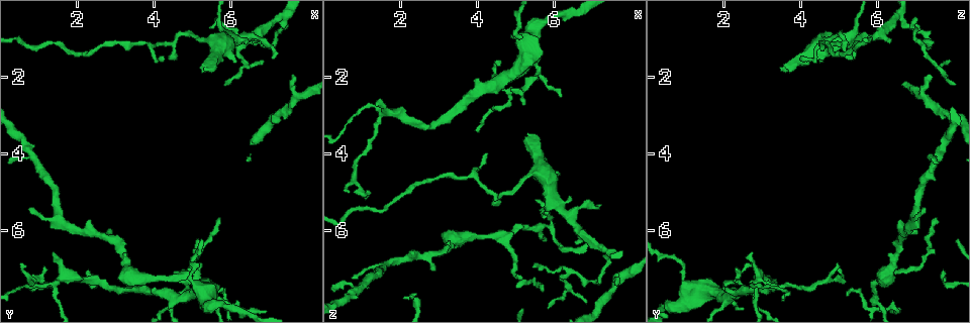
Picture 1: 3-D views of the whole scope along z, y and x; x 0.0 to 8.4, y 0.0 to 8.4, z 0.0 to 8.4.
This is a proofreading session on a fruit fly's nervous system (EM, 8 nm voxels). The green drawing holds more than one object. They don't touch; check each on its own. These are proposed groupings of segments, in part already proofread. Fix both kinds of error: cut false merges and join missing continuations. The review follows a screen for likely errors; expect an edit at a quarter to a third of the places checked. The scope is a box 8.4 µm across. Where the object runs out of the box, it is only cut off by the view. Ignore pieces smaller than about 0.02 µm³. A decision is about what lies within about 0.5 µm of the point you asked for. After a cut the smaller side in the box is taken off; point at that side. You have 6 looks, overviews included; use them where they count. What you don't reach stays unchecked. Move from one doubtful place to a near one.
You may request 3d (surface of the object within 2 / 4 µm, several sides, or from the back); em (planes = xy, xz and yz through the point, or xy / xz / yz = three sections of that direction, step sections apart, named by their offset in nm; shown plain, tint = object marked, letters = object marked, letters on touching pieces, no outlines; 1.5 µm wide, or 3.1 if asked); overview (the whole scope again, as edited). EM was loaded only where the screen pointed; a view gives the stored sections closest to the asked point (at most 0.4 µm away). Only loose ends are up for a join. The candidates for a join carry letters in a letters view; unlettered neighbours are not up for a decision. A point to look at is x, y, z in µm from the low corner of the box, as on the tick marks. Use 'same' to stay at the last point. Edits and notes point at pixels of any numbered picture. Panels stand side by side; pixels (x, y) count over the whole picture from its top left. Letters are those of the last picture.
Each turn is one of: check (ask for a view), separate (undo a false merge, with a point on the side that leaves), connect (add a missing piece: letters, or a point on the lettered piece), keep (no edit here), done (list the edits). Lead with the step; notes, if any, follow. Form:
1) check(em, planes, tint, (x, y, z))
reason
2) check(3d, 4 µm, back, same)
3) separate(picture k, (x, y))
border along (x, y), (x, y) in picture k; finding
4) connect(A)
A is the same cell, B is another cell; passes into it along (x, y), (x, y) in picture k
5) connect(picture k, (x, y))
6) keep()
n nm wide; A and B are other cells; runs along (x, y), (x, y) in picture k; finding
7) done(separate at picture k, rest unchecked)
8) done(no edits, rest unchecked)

check(em, xy, step 4, tint, (1.60, 7.25, 2.90))
calibre changes

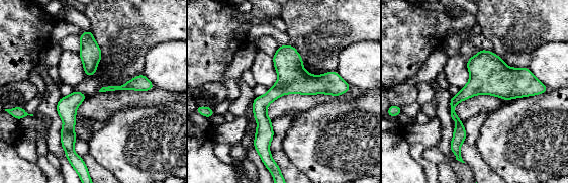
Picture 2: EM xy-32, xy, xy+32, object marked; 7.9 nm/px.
check(em, xy, step 4, letters, same)
what lies round it

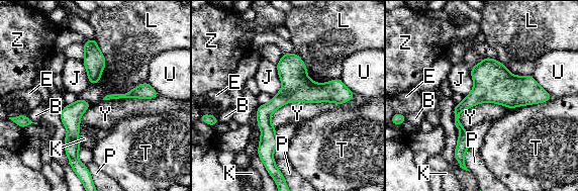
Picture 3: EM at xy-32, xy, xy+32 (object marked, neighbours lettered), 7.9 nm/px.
keep()
Y touches over 700 nm; B, E, J, K, L, P, T, U, Y and Z are other cells; runs along (349, 94), (286, 94), (266, 113), (260, 150) in picture 3; continuous, no second cell

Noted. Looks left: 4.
check(3d, 2 µm, (0.70, 6.90, 5.05))
an open end

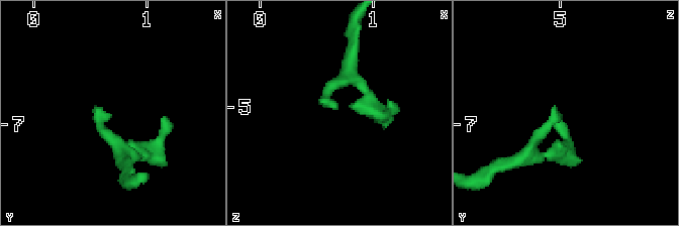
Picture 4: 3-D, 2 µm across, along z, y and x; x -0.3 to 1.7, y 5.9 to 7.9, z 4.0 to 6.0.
check(em, planes, letters, (0.64, 6.94, 5.04))
need the tissue

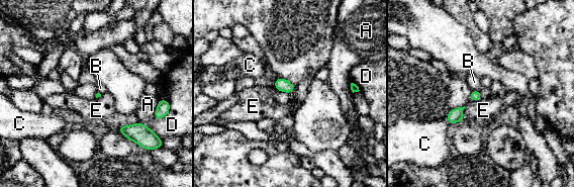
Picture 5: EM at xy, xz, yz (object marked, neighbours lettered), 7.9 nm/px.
keep()
A, B, C, D and E are other cells; border along (465, 106), (462, 112), (462, 119) in picture 5; none of them fits

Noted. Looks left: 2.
done(no edits, rest unchecked)

